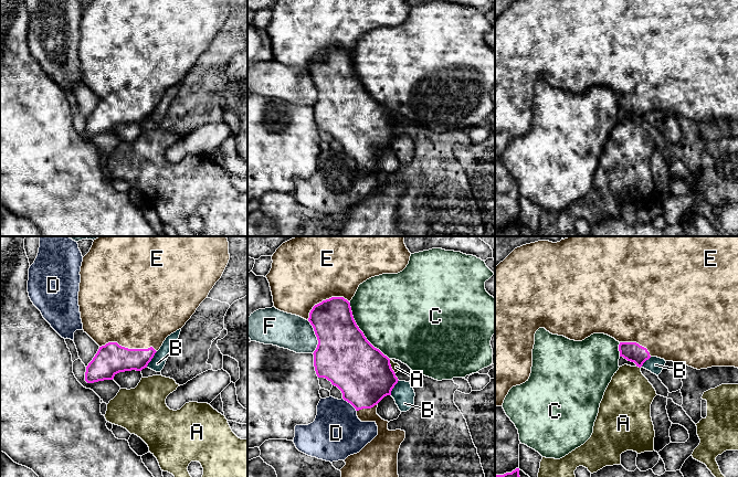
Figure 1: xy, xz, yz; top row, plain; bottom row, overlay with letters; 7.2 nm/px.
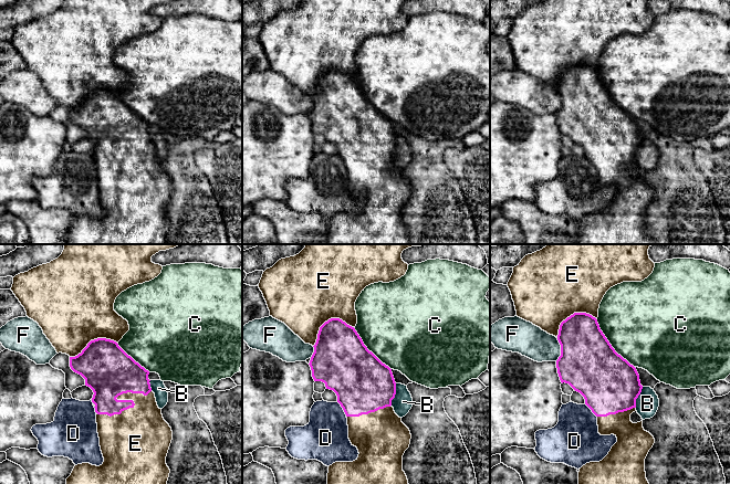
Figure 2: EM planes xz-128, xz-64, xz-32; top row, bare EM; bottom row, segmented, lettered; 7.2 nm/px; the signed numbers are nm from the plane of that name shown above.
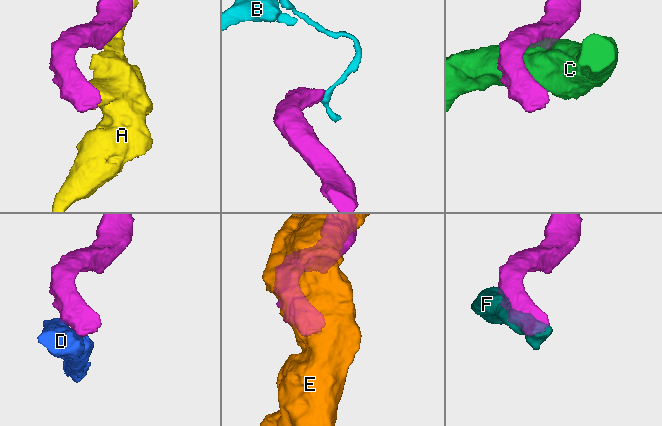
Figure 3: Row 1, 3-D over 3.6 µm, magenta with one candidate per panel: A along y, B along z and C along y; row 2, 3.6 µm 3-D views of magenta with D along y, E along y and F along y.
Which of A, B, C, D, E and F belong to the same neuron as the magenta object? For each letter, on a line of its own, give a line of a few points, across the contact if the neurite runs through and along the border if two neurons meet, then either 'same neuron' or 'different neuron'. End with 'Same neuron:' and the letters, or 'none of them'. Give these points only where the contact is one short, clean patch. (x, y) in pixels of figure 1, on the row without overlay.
A: different neuron
B: line xy (157, 104), (146, 119); different neuron
C: different neuron
D: line xz (343, 150), (356, 163); different neuron
E: same neuron
F: different neuron
Same neuron: E

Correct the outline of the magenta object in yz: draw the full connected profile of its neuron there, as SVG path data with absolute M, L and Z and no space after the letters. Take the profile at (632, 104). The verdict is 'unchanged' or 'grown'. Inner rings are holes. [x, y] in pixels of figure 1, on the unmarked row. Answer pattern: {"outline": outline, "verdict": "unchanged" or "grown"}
{"outline": "M517 0L503 14L495 20L495 160L502 159L506 148L513 139L528 134L533 119L533 102L535 86L539 81L545 81L552 87L563 88L570 93L582 94L593 86L604 86L620 95L620 109L634 115L641 120L651 109L657 109L665 114L684 116L694 121L707 121L711 119L738 120L738 0Z", "verdict": "grown"}

